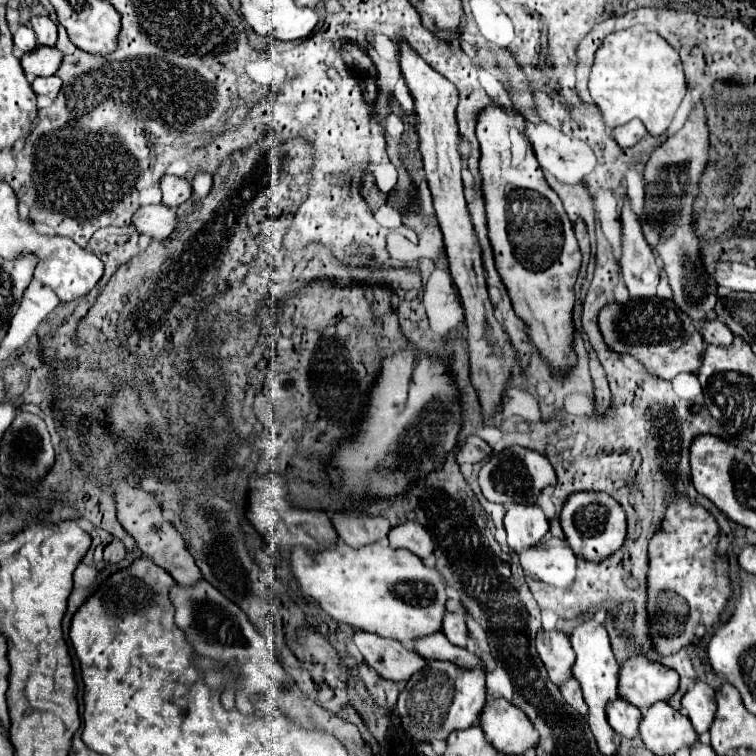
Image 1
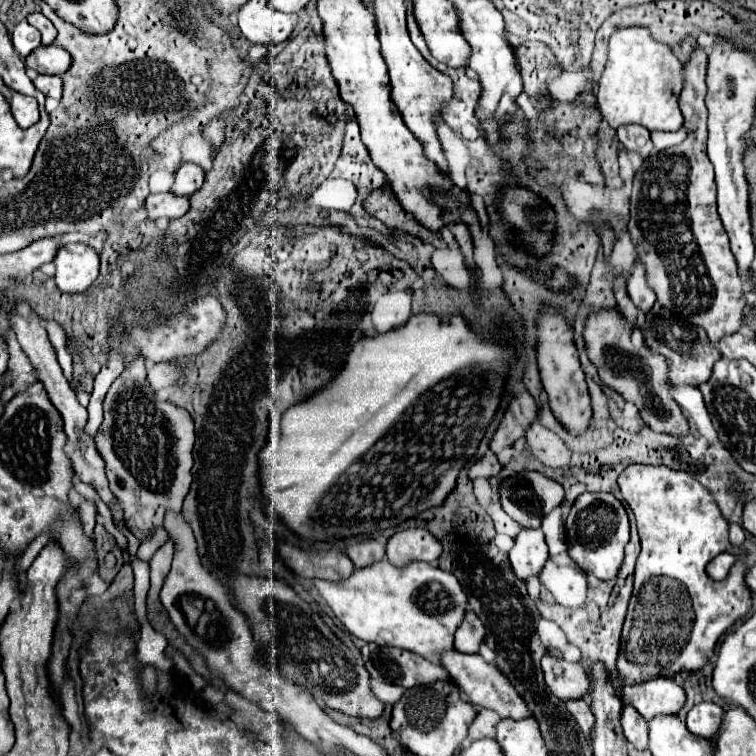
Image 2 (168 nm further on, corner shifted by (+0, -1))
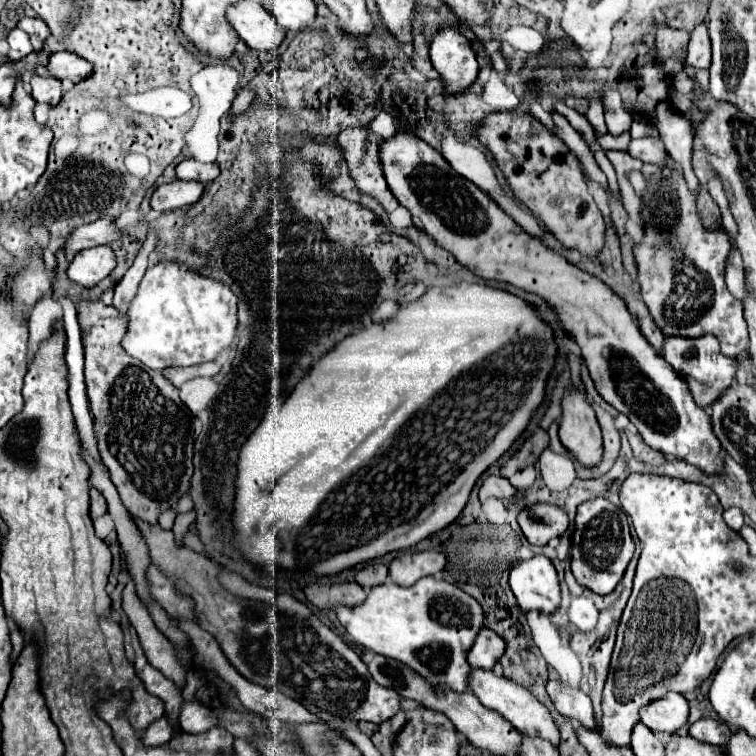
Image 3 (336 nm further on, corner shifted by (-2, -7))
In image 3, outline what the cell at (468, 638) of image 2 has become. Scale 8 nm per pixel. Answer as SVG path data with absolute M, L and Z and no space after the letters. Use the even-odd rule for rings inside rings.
M483 627L469 651L469 665L473 669L493 669L493 665L505 653L505 641L493 633L491 629Z

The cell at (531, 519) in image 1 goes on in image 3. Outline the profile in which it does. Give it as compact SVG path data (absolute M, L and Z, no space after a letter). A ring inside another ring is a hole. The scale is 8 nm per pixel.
M535 555L533 559L521 561L519 565L515 565L509 573L509 585L511 585L511 591L513 591L513 595L515 595L523 613L537 611L537 613L553 615L557 611L557 607L561 605L559 577L557 577L557 571L555 571L553 563L545 555Z

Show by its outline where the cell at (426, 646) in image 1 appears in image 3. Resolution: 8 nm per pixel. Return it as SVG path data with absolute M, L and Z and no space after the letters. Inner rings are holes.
M473 669L473 671L471 671L471 677L469 677L469 687L473 689L473 693L477 695L477 699L479 699L485 707L489 707L489 709L501 713L501 715L503 715L517 731L521 731L523 735L547 739L547 741L551 741L555 747L559 745L561 737L559 737L557 725L553 723L553 717L551 717L549 711L547 711L527 689L523 689L521 685L509 681L507 677L497 677L493 671Z

